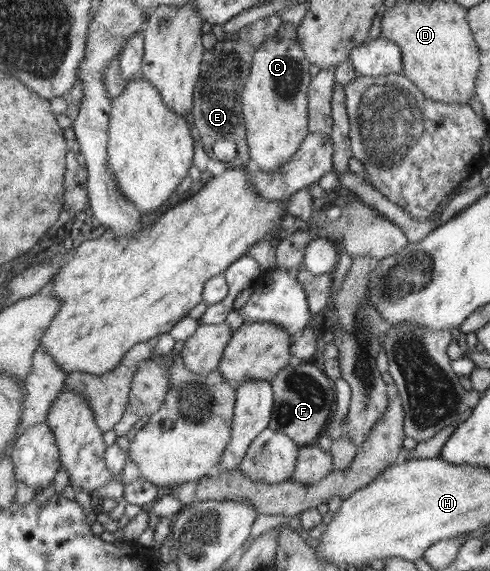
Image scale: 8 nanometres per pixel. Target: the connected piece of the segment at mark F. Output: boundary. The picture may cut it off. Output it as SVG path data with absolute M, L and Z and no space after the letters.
M311 362L289 364L270 381L274 405L268 427L292 438L298 446L310 445L320 437L330 411L334 410L334 381Z

